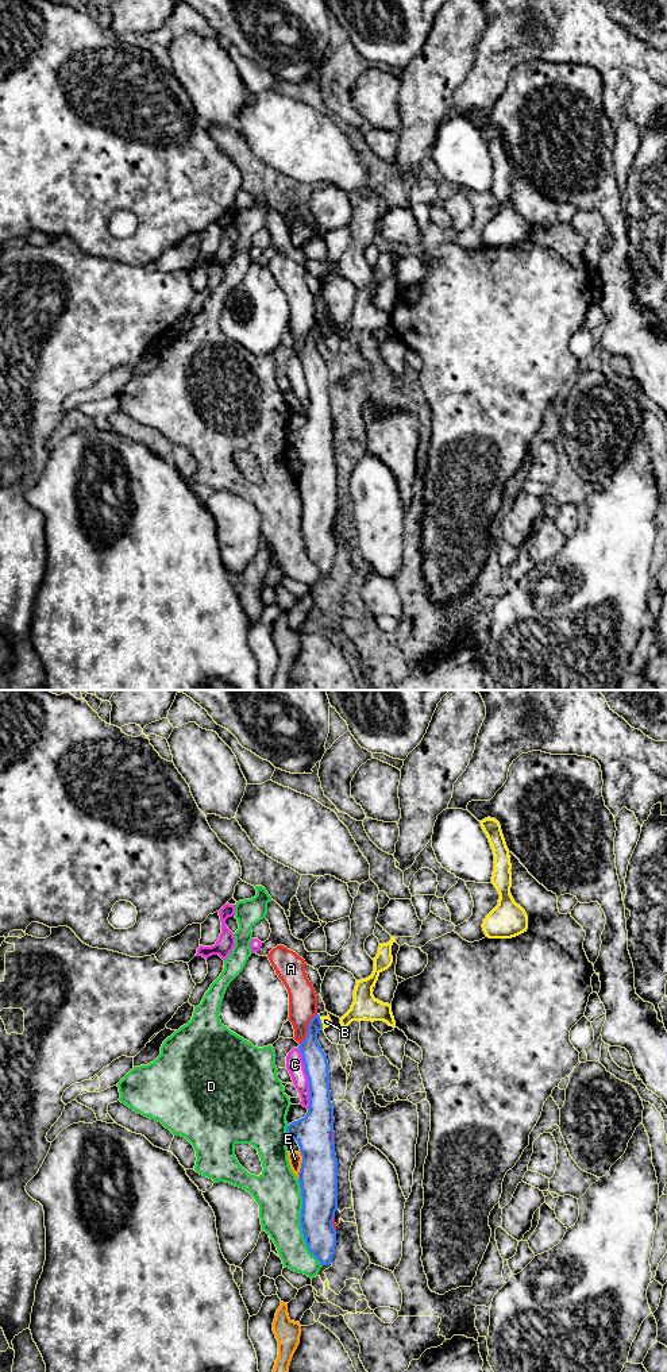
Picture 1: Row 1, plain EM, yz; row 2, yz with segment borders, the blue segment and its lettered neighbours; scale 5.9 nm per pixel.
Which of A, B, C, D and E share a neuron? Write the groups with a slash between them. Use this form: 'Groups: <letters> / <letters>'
Groups: A / B / C / D / E

